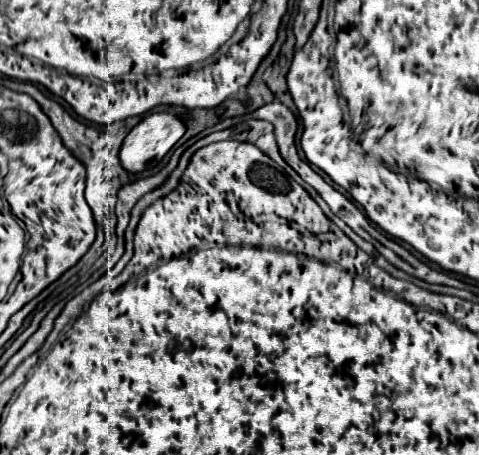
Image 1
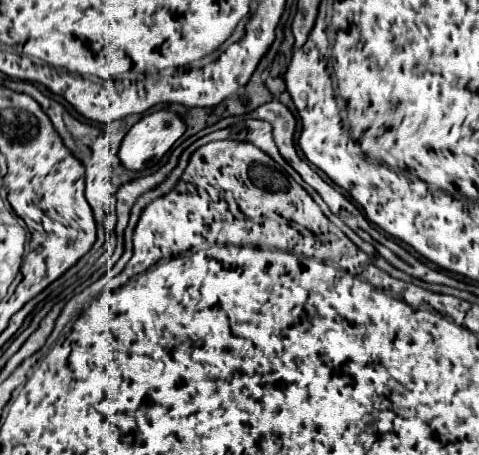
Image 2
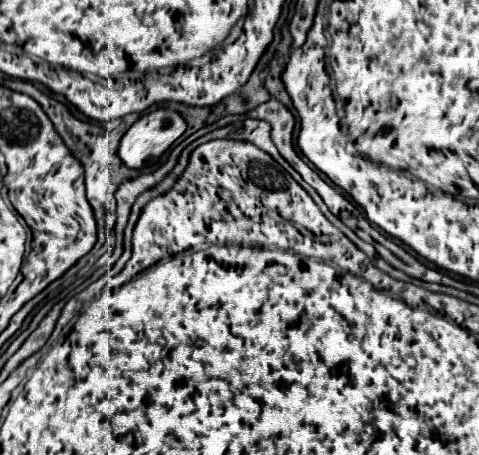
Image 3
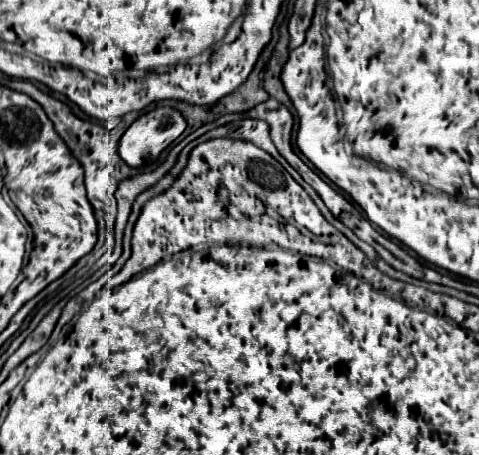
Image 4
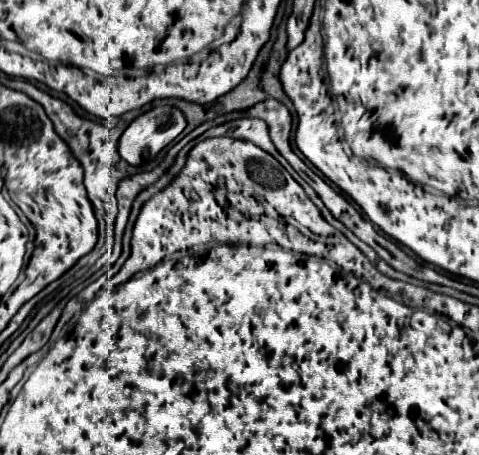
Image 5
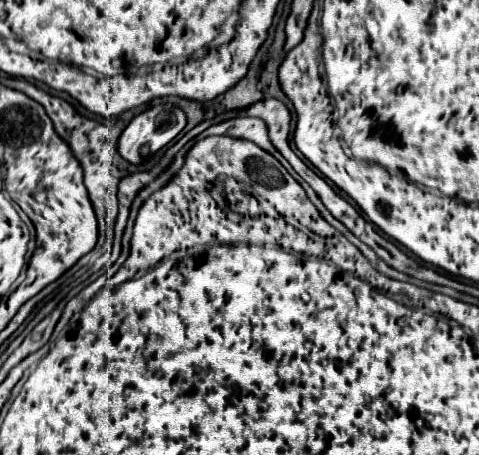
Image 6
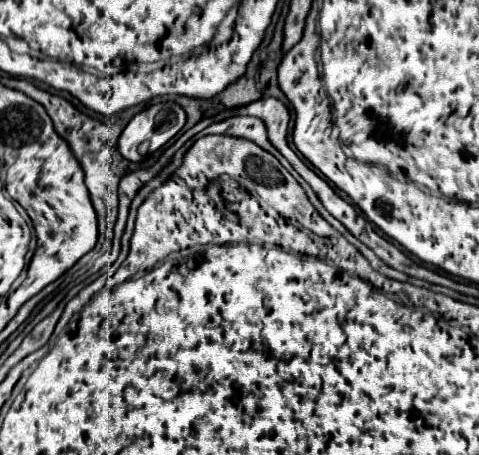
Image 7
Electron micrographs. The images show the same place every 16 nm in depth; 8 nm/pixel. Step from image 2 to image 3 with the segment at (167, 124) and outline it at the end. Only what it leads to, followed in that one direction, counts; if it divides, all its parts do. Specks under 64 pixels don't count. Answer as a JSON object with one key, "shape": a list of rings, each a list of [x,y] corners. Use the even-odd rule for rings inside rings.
{"shape":[[[160,106],[138,118],[120,140],[120,158],[128,168],[142,168],[148,158],[158,158],[186,130],[180,112]]]}

